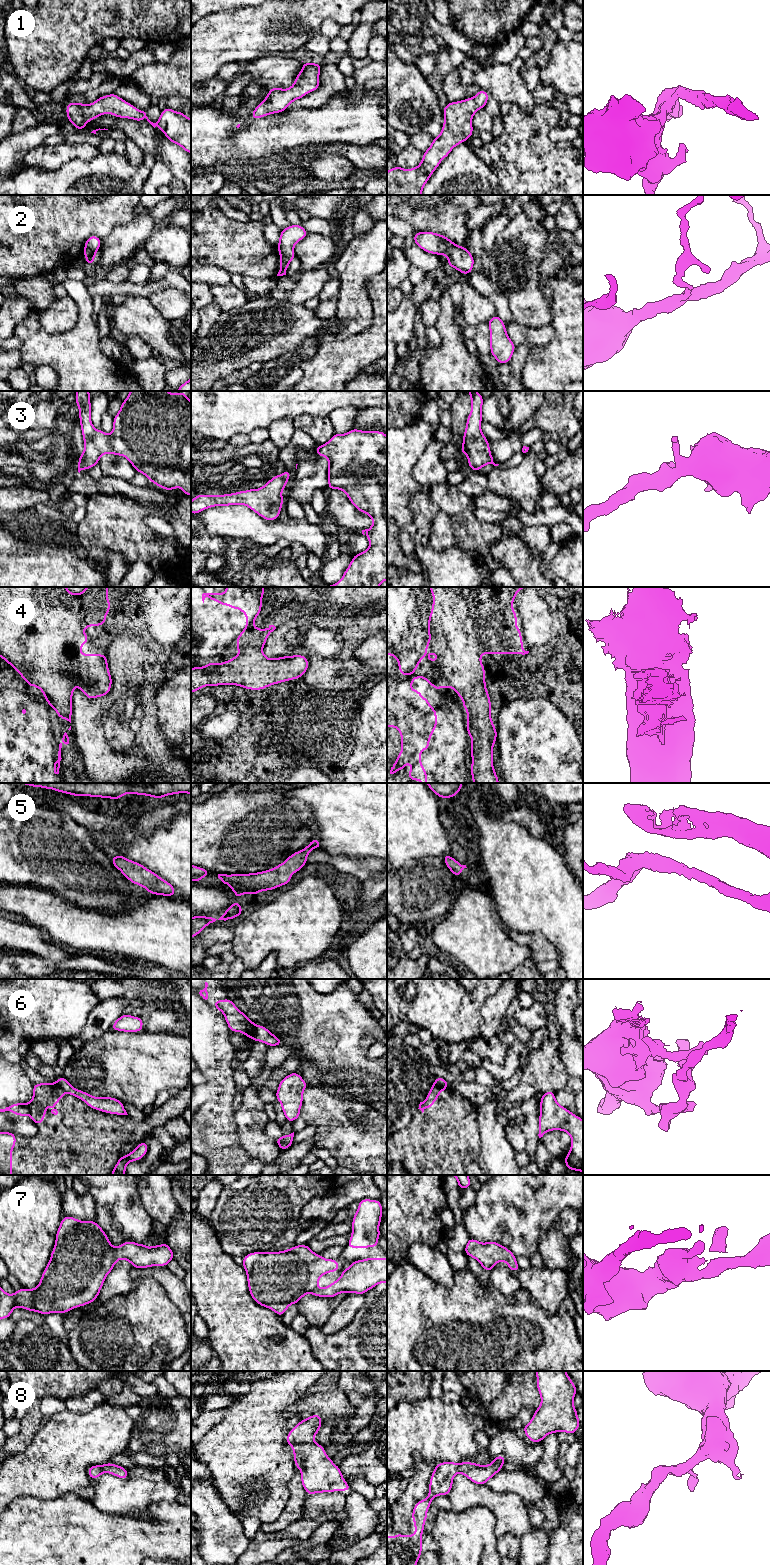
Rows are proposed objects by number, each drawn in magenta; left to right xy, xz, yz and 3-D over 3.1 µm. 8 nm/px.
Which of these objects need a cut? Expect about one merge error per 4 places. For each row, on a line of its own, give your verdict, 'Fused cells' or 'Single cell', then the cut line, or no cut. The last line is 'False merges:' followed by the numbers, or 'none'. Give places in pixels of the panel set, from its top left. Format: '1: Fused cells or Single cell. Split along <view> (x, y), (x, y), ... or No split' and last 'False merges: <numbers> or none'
1: Single cell. No split
2: Fused cells. Split along xy (84, 249), (91, 250), (95, 254)
3: Single cell. No split
4: Single cell. No split
5: Single cell. No split
6: Fused cells. Split along xz (256, 1025), (252, 1038)
7: Single cell. No split
8: Single cell. No split
False merges: 2, 6

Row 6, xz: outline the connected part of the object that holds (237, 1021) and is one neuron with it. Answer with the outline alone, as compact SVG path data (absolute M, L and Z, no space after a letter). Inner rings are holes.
M228 998L216 1000L213 1002L213 1006L223 1013L231 1032L241 1032L246 1037L253 1039L256 1024L238 1009L232 1000Z

